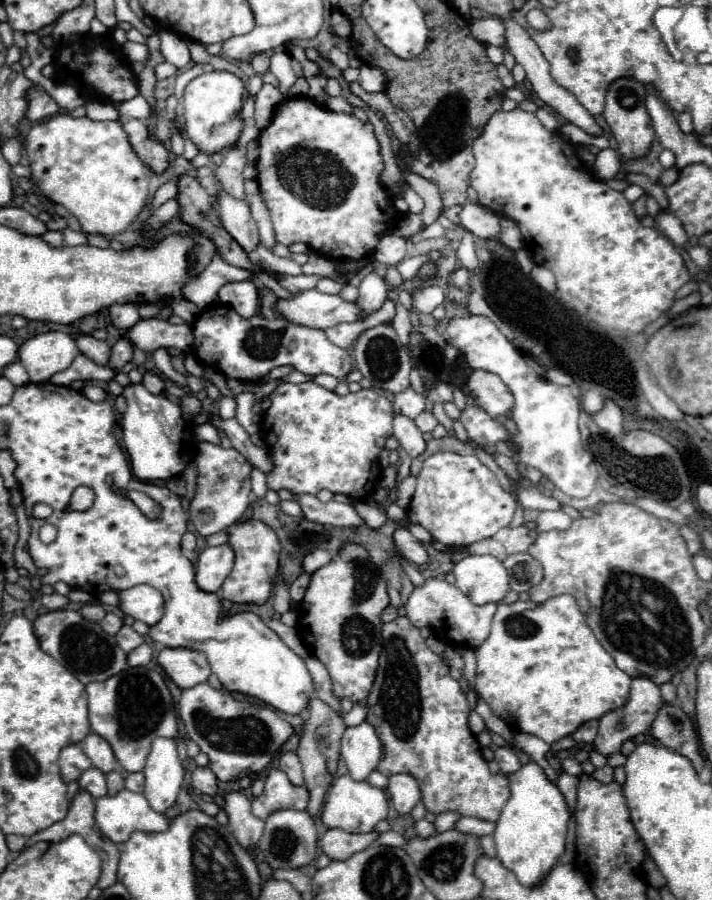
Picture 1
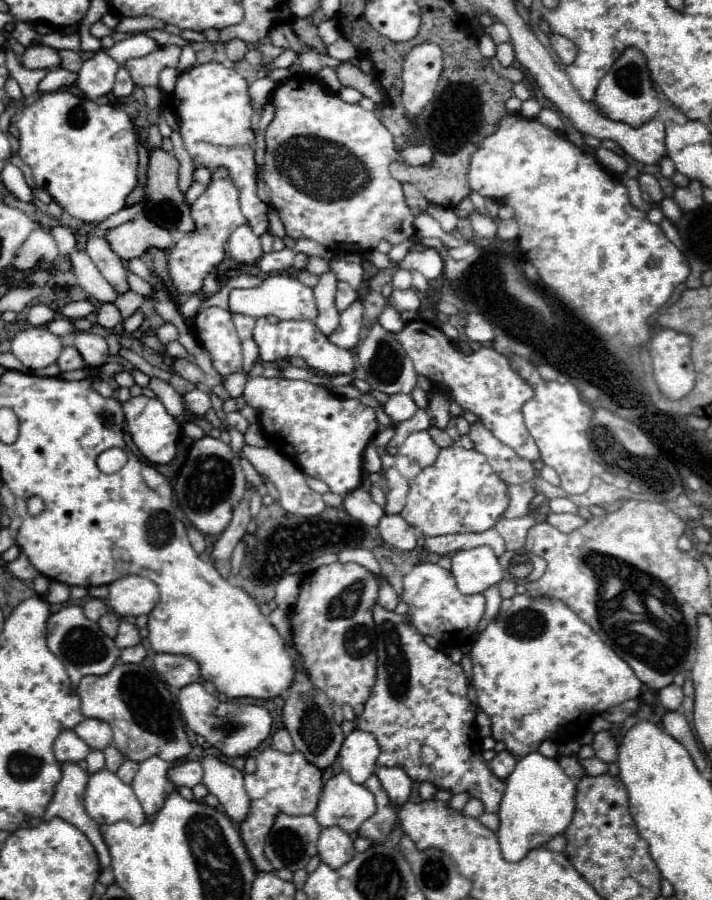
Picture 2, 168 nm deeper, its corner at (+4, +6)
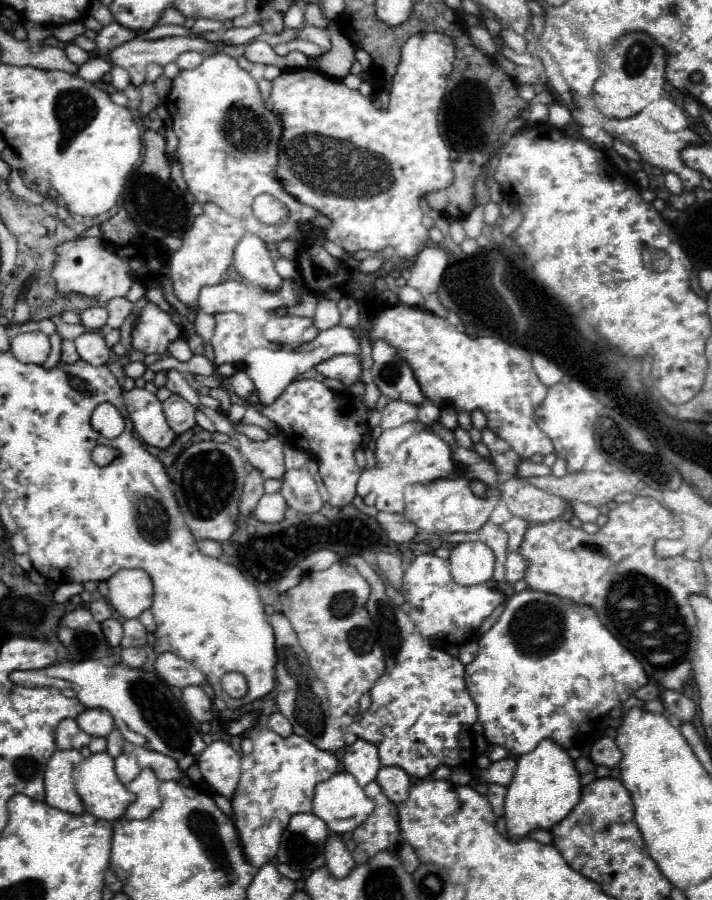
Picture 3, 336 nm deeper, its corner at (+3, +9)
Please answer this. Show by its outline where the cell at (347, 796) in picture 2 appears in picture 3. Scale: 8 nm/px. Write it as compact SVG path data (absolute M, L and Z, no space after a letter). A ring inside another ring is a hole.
M336 772L332 778L316 784L312 814L324 820L336 834L352 832L370 816L372 810L374 802L348 772Z

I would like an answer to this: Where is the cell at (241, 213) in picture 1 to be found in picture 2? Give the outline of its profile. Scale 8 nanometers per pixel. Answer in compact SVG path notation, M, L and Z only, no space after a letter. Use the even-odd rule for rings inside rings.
M239 225L231 237L229 237L229 255L241 263L241 265L251 265L255 259L263 255L259 237L251 231L249 225Z

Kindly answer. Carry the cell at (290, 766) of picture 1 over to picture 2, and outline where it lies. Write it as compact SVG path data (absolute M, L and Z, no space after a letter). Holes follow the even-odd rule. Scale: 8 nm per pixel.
M281 729L273 735L273 749L275 751L281 751L281 753L293 753L293 741L291 741L291 735L287 733L287 729Z

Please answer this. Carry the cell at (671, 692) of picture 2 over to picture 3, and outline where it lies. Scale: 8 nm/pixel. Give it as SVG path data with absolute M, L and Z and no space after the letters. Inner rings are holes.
M664 690L664 696L662 696L662 702L666 706L666 710L678 718L680 722L692 722L694 716L696 716L696 704L686 698L684 694L680 692L674 692L674 690Z

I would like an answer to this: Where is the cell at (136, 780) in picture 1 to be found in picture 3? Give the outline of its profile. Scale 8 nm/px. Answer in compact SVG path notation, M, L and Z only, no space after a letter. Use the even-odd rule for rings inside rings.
M122 752L120 756L114 758L114 770L122 784L132 782L140 774L138 760L134 760L134 754L130 754L130 752Z

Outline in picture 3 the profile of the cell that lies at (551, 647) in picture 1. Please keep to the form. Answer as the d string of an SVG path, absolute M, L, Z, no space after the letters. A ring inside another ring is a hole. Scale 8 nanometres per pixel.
M524 590L508 598L504 612L496 624L482 634L478 646L478 656L466 666L466 688L478 708L478 722L484 728L488 744L502 746L512 756L532 752L544 738L552 738L566 750L574 748L578 740L590 736L588 724L592 720L622 706L638 688L648 684L642 664L612 636L594 608L546 592Z

